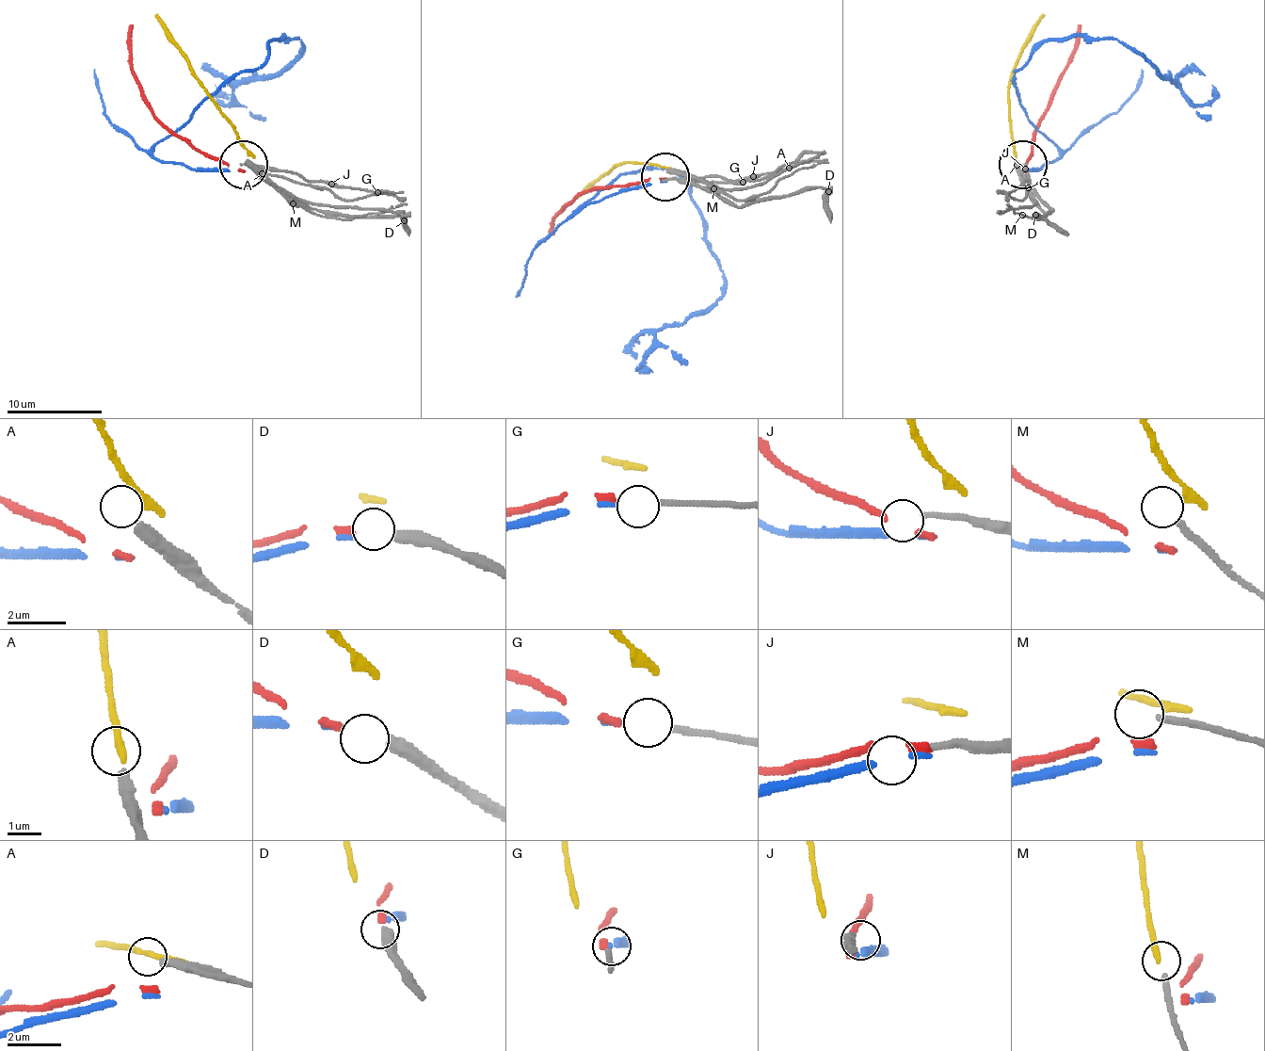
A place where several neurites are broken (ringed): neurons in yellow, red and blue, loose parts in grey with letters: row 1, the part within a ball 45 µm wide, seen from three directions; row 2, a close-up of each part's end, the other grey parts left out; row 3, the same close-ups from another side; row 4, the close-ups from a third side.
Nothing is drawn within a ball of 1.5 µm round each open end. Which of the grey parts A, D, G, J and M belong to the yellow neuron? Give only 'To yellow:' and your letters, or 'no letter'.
To yellow: no letter

